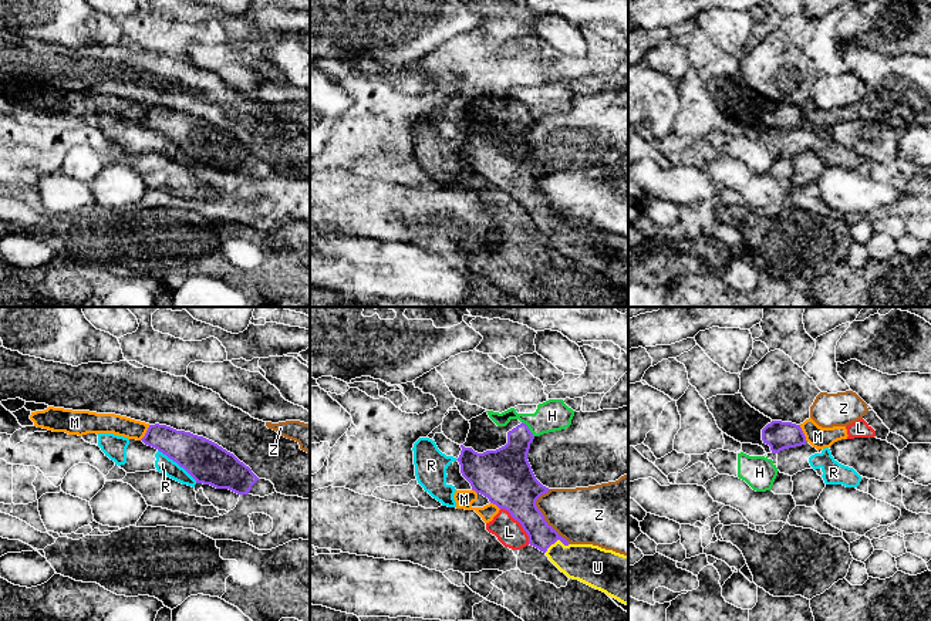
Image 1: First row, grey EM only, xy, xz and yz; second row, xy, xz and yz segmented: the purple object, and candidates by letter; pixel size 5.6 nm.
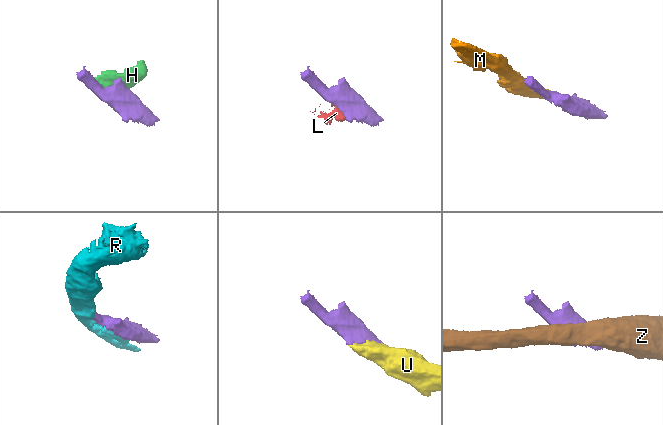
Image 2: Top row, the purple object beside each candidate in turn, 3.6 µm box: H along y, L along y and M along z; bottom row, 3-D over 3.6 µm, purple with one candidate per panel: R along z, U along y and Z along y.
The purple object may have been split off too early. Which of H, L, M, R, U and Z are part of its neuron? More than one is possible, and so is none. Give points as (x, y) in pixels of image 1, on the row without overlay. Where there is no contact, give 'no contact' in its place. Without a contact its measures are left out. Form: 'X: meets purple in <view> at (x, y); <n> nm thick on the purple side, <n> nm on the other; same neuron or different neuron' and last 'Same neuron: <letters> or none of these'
H: meets purple in xz at (529, 111); 240 nm thick on the purple side, 180 nm on the other; different neuron
L: meets purple in xz at (520, 205); 300 nm thick on the purple side, 160 nm on the other; different neuron
M: meets purple in yz at (803, 115); 160 nm thick on the purple side, 120 nm on the other; different neuron
R: meets purple in xy at (178, 145); 240 nm thick on the purple side, 90 nm on the other; different neuron
U: meets purple in xz at (556, 222); 150 nm thick on the purple side, 220 nm on the other; same neuron
Z: meets purple in xz at (543, 199); 280 nm thick on the purple side, 320 nm on the other; different neuron
Same neuron: U

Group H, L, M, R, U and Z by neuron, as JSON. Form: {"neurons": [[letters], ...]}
{"neurons": [["H"], ["L", "M"], ["R"], ["U"], ["Z"]]}

